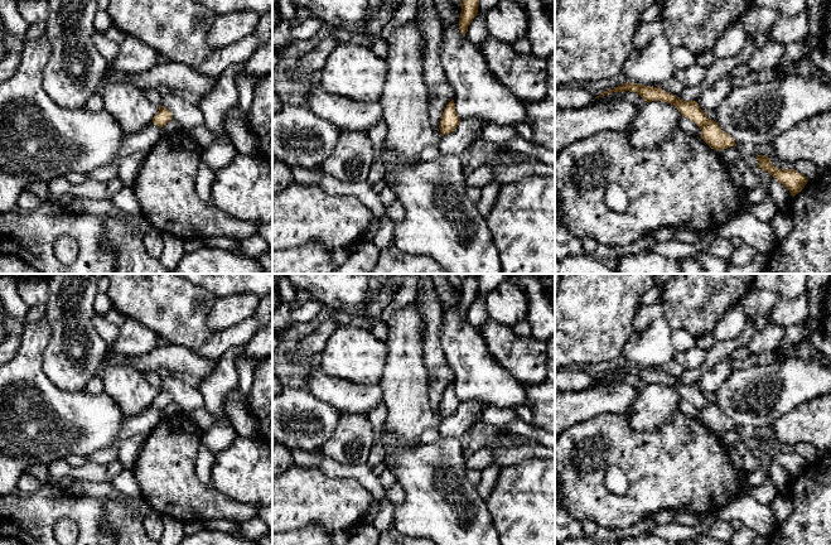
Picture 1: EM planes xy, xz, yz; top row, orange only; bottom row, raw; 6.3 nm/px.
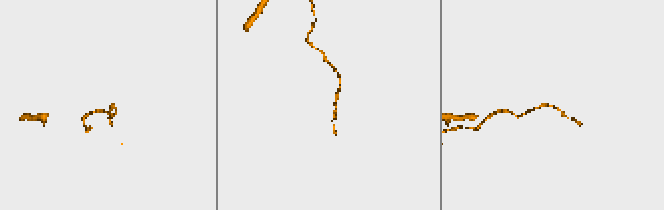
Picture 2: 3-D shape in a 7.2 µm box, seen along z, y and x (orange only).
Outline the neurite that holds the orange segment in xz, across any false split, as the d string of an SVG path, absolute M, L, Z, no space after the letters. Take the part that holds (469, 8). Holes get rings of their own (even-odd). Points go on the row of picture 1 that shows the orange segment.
M462 0L460 1L460 19L459 19L459 29L462 34L465 34L468 26L473 21L473 19L478 15L478 5L479 0Z

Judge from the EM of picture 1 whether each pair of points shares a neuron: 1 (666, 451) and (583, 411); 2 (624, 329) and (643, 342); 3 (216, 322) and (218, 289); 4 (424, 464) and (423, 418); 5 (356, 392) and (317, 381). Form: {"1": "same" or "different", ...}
{"1": "different", "2": "different", "3": "different", "4": "different", "5": "same"}

